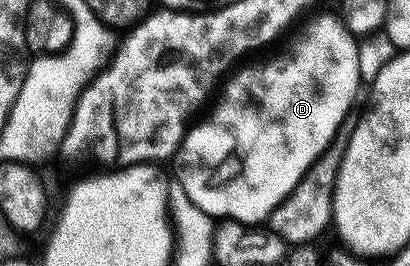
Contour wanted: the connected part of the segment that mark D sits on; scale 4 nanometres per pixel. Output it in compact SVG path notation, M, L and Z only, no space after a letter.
M325 20L288 60L236 67L226 77L218 97L219 105L212 110L211 117L188 127L173 157L173 164L179 167L177 182L185 194L212 218L235 220L248 226L262 225L333 142L345 117L352 115L351 107L361 87L359 47L341 21Z

